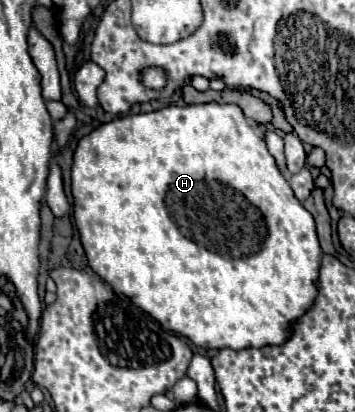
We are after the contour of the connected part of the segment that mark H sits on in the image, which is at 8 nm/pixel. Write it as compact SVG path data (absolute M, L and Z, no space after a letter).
M192 104L192 106L166 106L148 114L134 114L102 124L78 142L72 164L72 194L74 194L74 220L80 232L84 252L90 268L112 286L114 292L128 296L138 308L156 318L162 328L186 336L200 348L264 348L282 346L292 336L292 326L316 298L316 280L320 272L322 248L316 236L316 224L312 214L296 200L284 174L278 170L274 156L268 152L266 142L250 126L246 116L236 104Z

